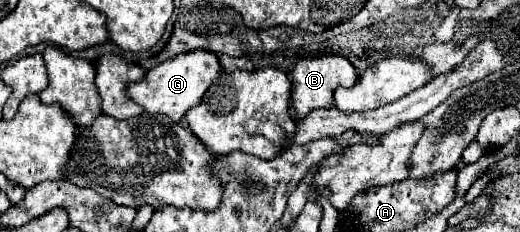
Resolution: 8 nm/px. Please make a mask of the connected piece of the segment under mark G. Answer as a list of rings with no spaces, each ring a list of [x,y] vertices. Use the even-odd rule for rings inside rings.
[[[189,51],[183,55],[177,55],[175,59],[169,59],[167,63],[161,63],[153,67],[143,81],[129,83],[127,91],[129,97],[139,103],[149,113],[163,113],[171,117],[173,121],[181,121],[181,117],[187,113],[187,109],[201,103],[207,89],[223,75],[223,67],[217,59],[217,55],[209,51]]]

